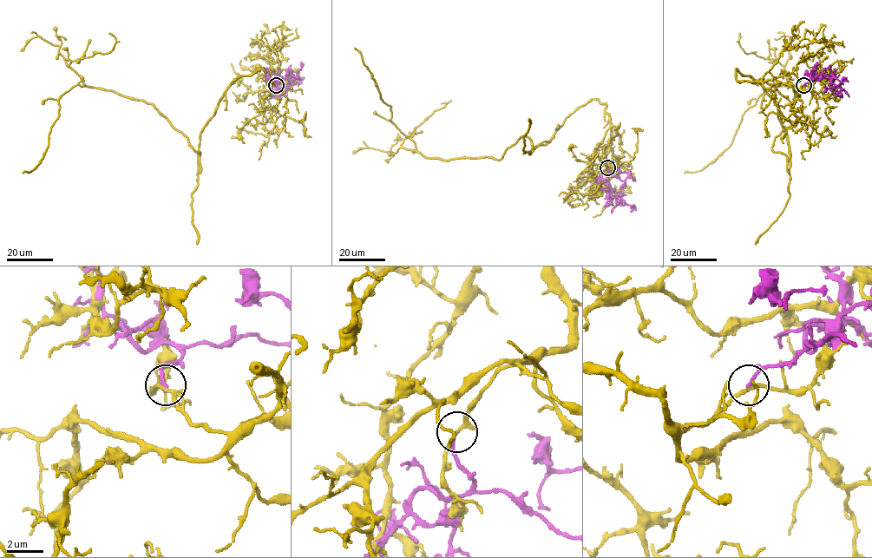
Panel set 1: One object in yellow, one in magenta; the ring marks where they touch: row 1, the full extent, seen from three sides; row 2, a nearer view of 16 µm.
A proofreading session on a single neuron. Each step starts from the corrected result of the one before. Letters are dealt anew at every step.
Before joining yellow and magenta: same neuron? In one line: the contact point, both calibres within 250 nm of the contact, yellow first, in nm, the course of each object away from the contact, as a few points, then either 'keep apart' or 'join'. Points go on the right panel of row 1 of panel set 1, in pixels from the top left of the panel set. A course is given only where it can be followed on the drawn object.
(803, 85) | 200/190 nm | yellow via (804, 85), (736, 69), (778, 106), (789, 157), (771, 147), (796, 91), (775, 84), (684, 173) | magenta via (803, 85), (812, 81), (810, 78), (820, 75), (830, 79), (835, 87), (830, 88), (842, 97) | keep apart

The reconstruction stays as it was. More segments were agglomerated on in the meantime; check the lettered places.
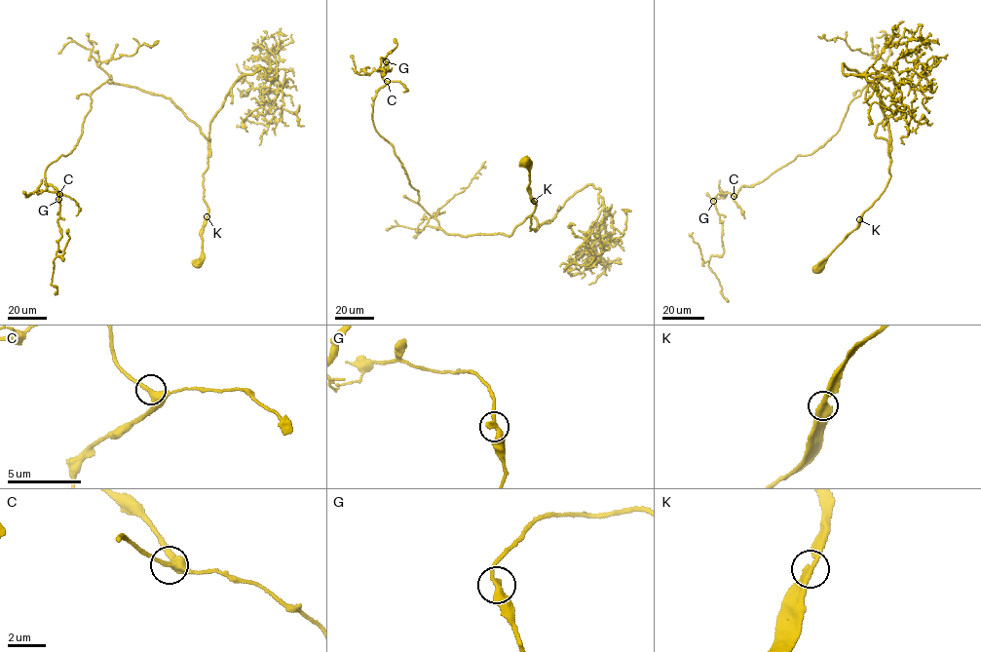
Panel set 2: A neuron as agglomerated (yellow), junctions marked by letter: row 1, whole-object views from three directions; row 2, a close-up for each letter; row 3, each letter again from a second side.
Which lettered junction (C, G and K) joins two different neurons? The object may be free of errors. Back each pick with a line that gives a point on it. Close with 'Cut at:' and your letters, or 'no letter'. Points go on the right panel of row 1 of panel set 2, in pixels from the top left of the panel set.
Cut at: no letter

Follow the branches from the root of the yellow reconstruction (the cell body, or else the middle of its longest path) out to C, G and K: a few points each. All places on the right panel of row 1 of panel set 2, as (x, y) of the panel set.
C: (818, 268), (890, 176), (890, 144), (874, 133), (896, 108), (893, 80), (868, 84), (822, 146), (734, 196)
G: (818, 268), (890, 176), (890, 144), (874, 133), (896, 108), (893, 80), (868, 84), (811, 154), (713, 201)
K: (818, 268), (860, 219)

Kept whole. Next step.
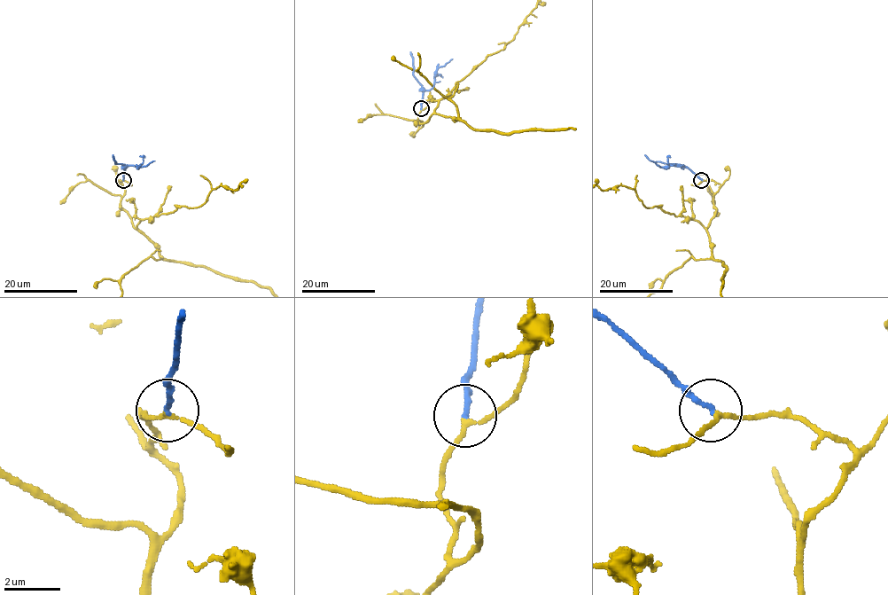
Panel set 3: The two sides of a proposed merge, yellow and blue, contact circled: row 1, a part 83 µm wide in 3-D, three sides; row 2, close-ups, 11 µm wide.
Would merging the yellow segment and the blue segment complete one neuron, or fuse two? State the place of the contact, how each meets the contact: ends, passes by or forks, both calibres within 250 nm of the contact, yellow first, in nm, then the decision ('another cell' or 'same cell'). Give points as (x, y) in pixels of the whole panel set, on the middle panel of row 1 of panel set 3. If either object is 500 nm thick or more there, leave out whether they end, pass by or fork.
place (421, 108); yellow passes by; blue ends; calibres 140 and 170 nm; same cell

